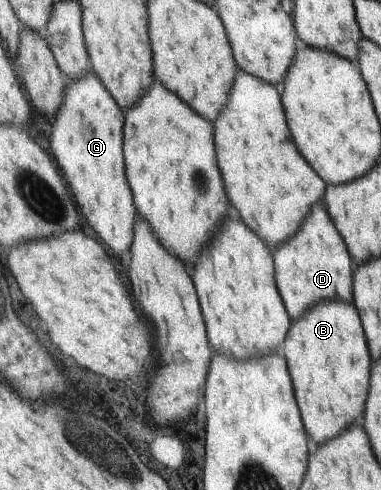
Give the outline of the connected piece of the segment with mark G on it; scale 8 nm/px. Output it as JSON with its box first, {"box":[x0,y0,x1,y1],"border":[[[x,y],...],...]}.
{"box":[51,71,137,255],"border":[[[94,71],[79,81],[68,81],[65,103],[54,119],[51,149],[65,173],[74,199],[91,227],[109,247],[125,255],[136,238],[137,206],[128,180],[124,154],[126,114]]]}

